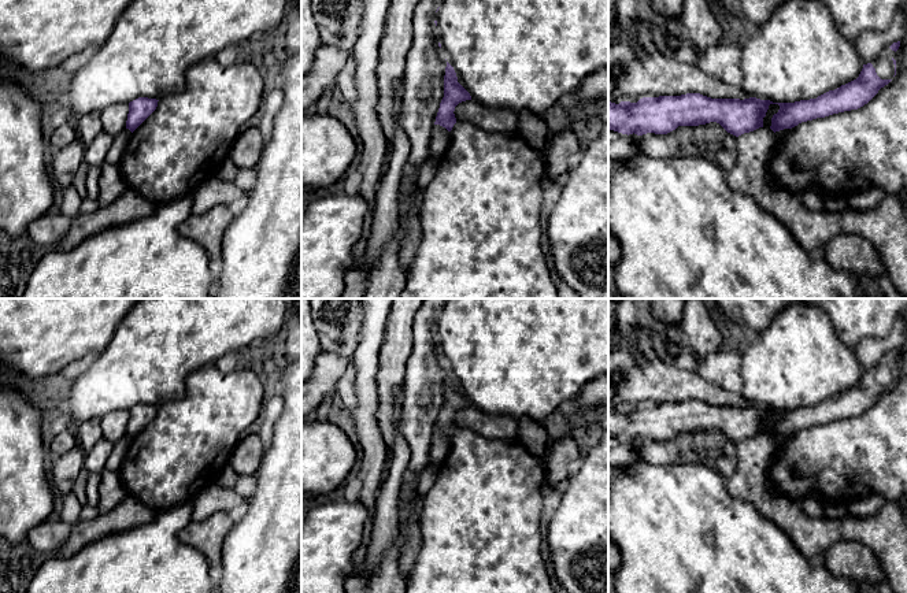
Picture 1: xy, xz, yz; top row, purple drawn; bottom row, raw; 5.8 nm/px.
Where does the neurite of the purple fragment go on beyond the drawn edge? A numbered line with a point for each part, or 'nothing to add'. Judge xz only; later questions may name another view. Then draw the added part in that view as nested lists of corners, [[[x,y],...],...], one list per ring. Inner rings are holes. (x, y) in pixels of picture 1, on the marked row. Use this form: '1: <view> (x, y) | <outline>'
nothing to add

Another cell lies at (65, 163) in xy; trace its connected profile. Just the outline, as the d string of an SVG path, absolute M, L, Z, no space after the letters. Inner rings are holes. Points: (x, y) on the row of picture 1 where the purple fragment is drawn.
M77 138L67 147L55 152L48 162L48 168L55 184L63 189L73 184L73 179L85 162L85 144Z

